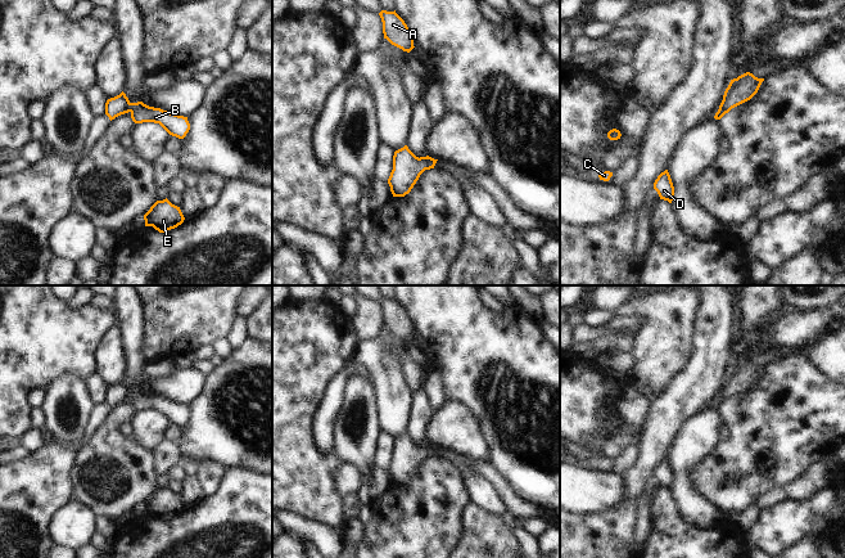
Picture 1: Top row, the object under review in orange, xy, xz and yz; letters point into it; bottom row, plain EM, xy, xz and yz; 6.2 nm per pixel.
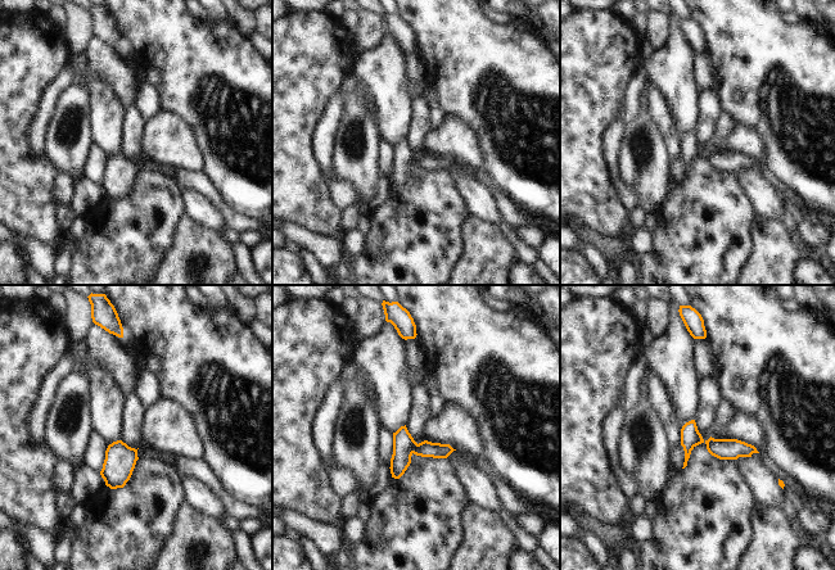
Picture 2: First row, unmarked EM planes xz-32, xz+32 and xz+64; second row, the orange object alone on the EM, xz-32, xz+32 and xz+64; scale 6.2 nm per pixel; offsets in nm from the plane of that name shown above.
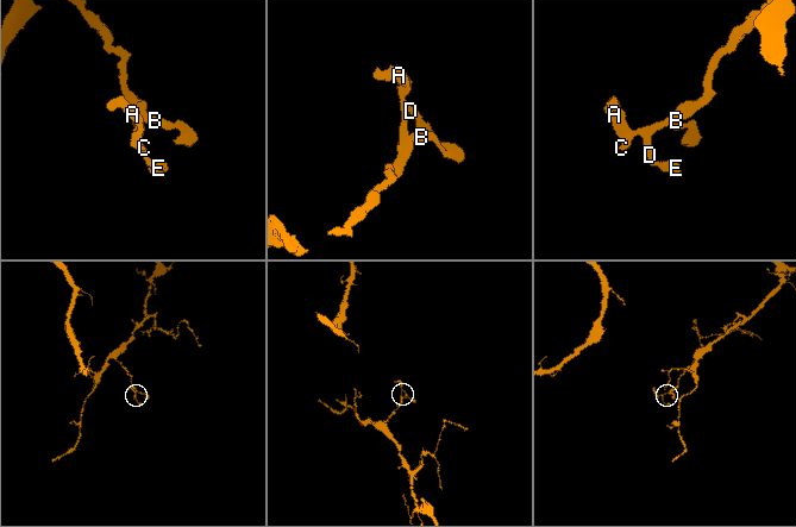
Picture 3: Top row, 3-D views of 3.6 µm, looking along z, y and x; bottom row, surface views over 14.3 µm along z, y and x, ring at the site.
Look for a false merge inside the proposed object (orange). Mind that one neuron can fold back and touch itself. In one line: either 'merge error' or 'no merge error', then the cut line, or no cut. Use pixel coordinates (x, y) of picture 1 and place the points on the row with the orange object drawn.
no merge error; no cut

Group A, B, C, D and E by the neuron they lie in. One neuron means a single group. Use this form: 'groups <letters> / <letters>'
groups A B C D E

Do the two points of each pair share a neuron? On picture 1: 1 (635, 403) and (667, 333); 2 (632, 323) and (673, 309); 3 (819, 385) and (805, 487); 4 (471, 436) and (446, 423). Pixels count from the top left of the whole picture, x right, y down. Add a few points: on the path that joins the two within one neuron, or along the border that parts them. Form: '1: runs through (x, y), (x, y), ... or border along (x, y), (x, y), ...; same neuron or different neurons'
1: border along (632, 385), (651, 401); different neurons
2: border along (619, 314), (635, 316), (638, 320), (640, 329); different neurons
3: border along (831, 459), (812, 463), (798, 477), (784, 486); different neurons
4: runs through (465, 436), (452, 427); same neuron

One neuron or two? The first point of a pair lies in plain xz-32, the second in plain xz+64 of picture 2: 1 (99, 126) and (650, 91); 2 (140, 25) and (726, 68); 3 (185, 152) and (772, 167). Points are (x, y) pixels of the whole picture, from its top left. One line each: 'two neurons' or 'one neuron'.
1: two neurons
2: one neuron
3: two neurons

